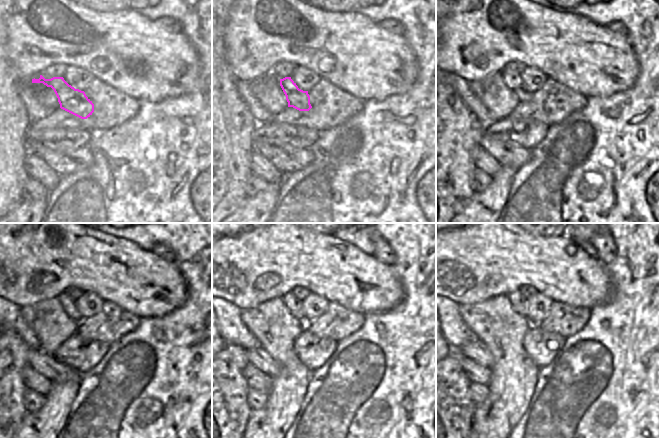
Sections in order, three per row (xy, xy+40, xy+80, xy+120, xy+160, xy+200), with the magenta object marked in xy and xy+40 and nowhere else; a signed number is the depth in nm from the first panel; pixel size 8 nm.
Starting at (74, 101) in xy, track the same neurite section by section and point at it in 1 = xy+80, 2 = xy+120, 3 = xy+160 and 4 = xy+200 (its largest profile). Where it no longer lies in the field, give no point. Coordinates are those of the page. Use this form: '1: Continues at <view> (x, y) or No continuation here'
1: Continues at xy+80 (513, 80)
2: Continues at xy+120 (69, 305)
3: Continues at xy+160 (294, 305)
4: Continues at xy+200 (519, 303).

